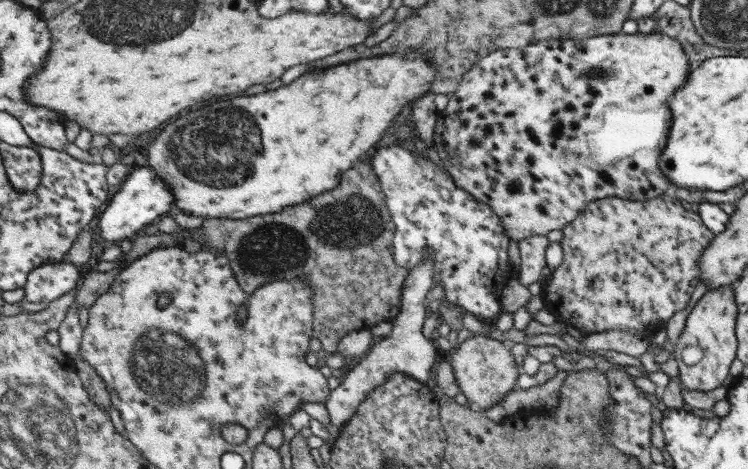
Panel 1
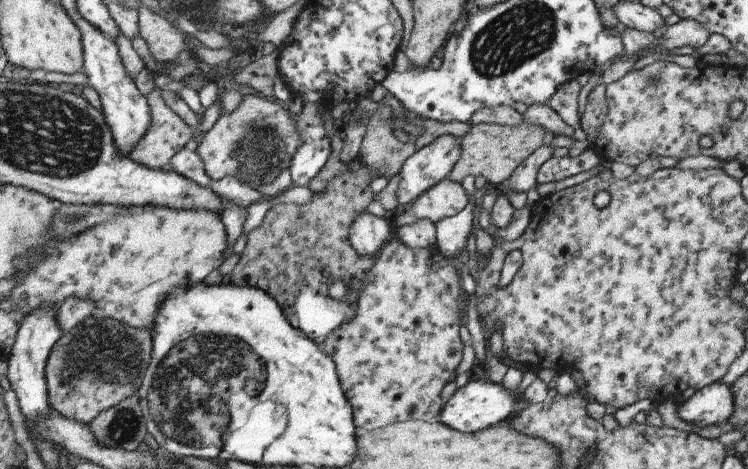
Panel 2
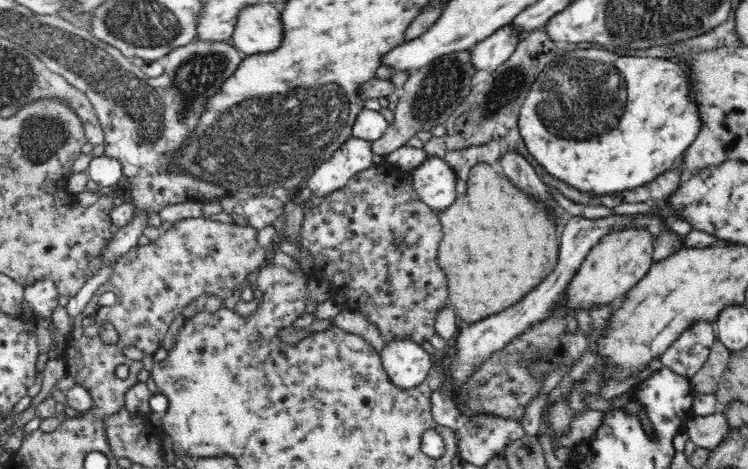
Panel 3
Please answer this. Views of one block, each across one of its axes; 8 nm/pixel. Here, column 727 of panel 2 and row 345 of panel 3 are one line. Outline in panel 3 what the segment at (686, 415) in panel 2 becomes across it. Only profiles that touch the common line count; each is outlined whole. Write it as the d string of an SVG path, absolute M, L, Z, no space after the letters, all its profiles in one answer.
M394 340L386 344L380 356L390 382L400 390L428 382L428 374L434 366L432 354L426 354L422 346L412 340Z

